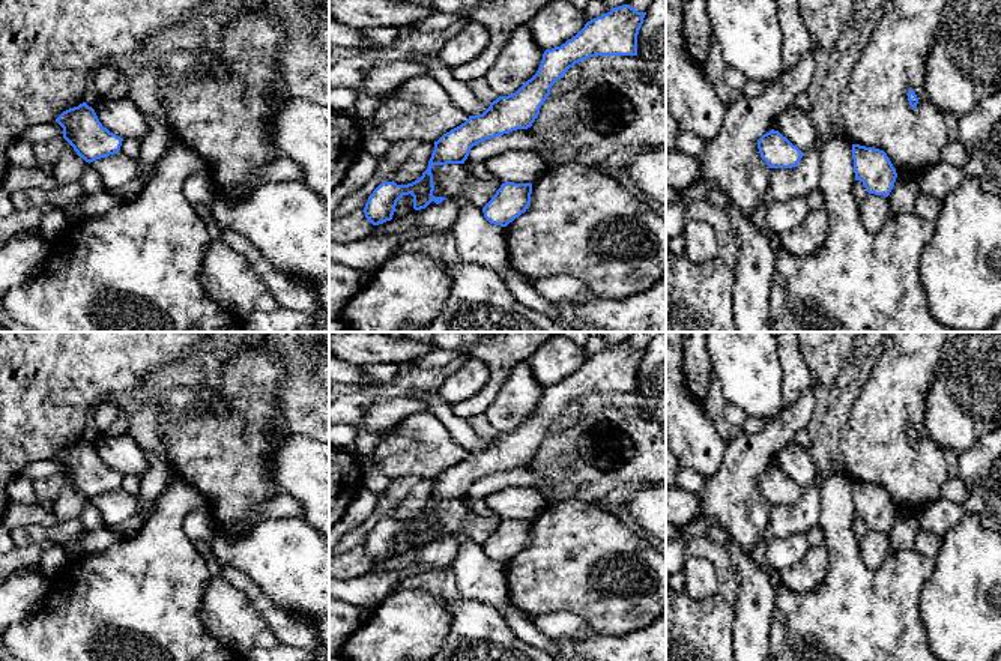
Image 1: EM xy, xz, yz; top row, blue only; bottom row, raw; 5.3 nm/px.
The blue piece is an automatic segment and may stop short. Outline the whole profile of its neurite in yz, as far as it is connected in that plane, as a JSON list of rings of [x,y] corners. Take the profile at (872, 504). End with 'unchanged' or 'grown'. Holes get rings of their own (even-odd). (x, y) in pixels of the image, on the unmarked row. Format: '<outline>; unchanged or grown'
[[[852,481],[855,517],[860,517],[869,530],[888,533],[897,509],[884,487]]]; unchanged

